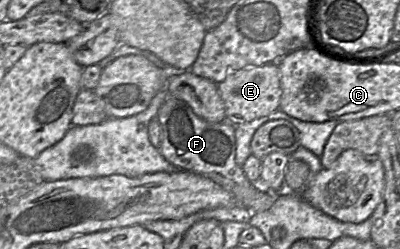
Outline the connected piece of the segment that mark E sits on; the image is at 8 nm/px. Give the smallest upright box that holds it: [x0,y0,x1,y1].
[218,63,282,126]

